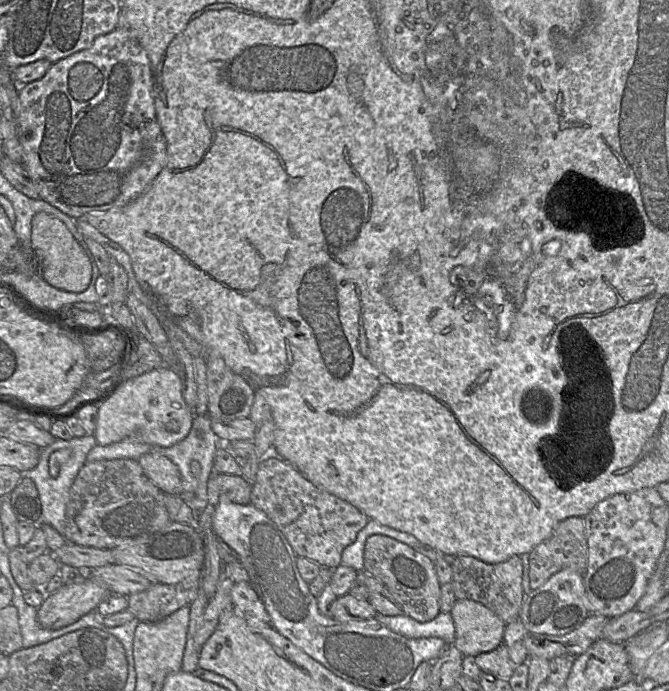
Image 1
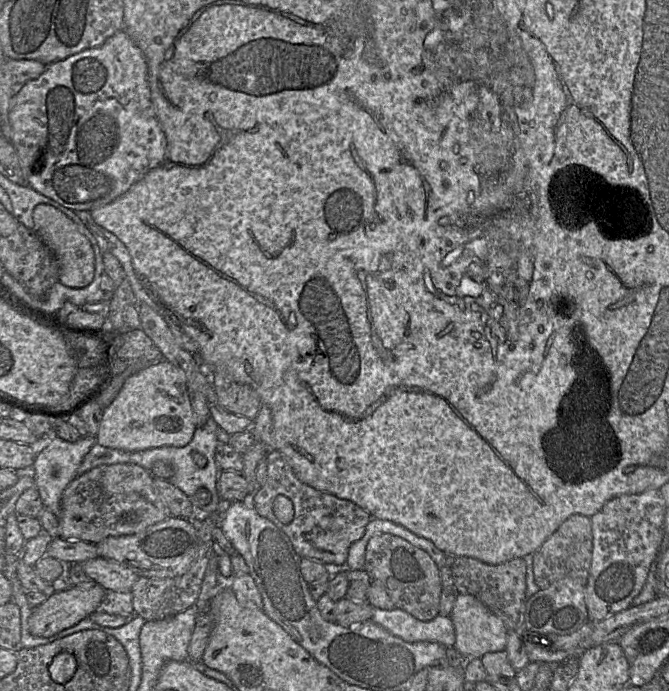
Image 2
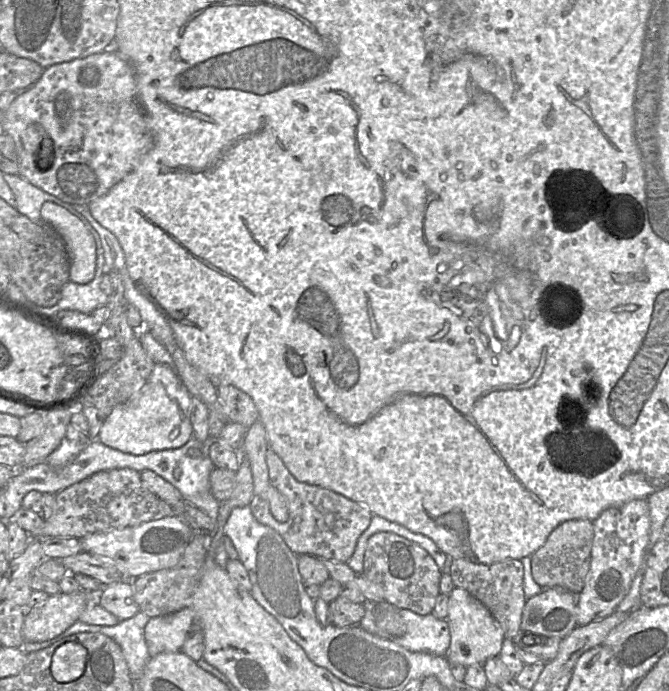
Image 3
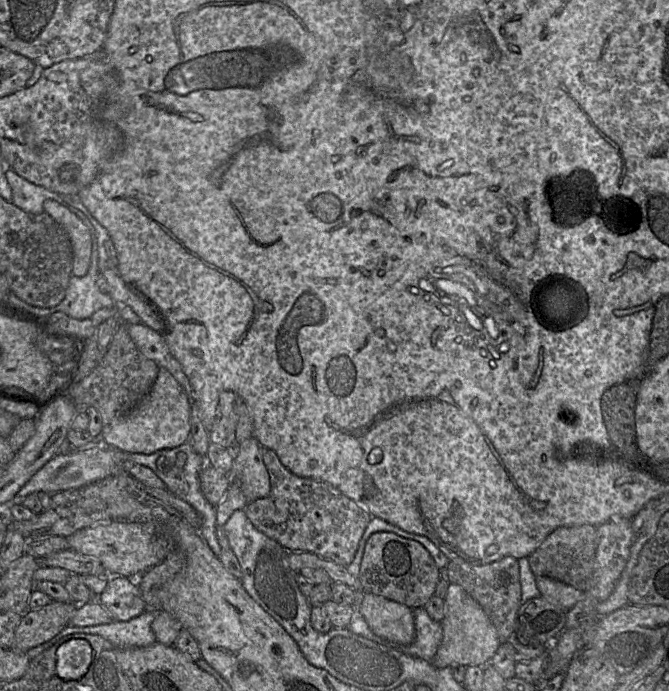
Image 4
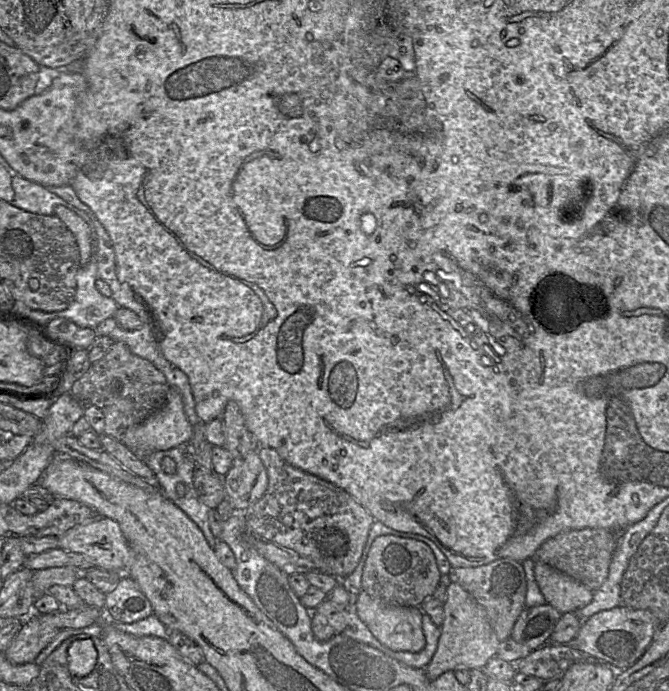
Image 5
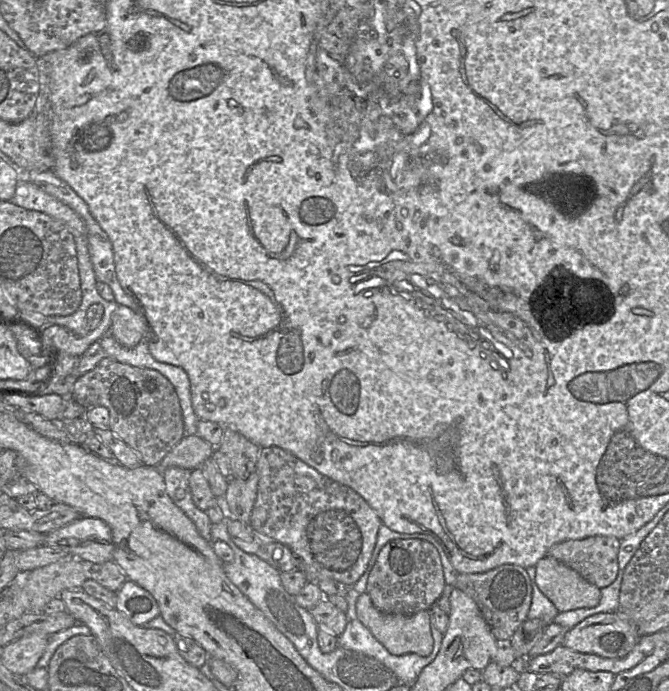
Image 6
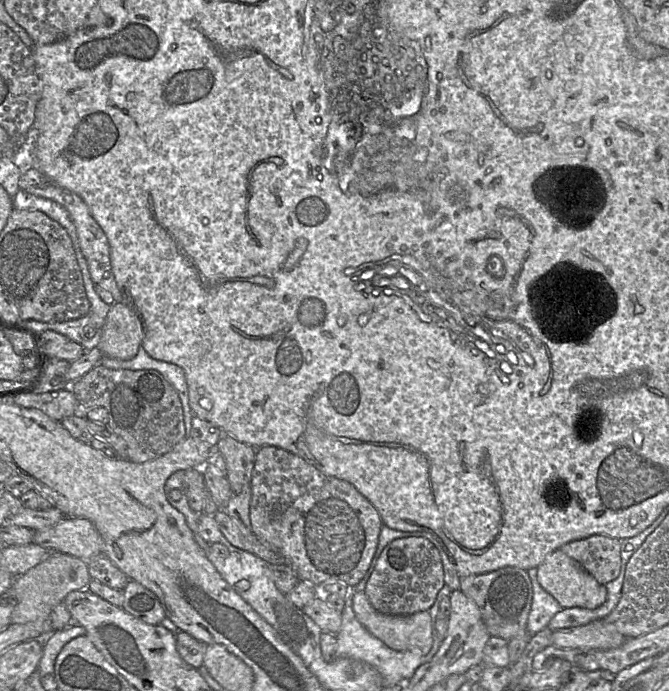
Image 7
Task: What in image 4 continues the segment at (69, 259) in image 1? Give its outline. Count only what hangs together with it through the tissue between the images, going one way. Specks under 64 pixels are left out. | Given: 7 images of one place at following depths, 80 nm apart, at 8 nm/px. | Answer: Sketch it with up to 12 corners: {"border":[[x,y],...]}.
{"border":[[54,200],[43,210],[67,233],[72,275],[84,276],[92,253],[85,223]]}

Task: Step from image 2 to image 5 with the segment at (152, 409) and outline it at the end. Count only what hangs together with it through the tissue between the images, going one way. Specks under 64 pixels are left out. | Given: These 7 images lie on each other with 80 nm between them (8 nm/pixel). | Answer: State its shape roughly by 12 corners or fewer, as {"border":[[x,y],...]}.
{"border":[[179,391],[121,442],[133,452],[187,444],[193,436]]}

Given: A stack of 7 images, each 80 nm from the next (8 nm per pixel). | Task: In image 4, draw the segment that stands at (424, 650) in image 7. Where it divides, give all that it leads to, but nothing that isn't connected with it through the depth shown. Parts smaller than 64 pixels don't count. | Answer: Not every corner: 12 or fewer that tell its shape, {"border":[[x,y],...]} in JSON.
{"border":[[363,592],[358,611],[377,636],[415,640],[410,607]]}

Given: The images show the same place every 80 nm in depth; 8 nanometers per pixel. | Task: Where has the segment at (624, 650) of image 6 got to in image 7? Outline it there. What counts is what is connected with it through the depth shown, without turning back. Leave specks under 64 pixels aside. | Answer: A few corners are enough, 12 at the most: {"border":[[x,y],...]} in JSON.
{"border":[[603,620],[552,631],[550,646],[608,650],[626,639]]}

